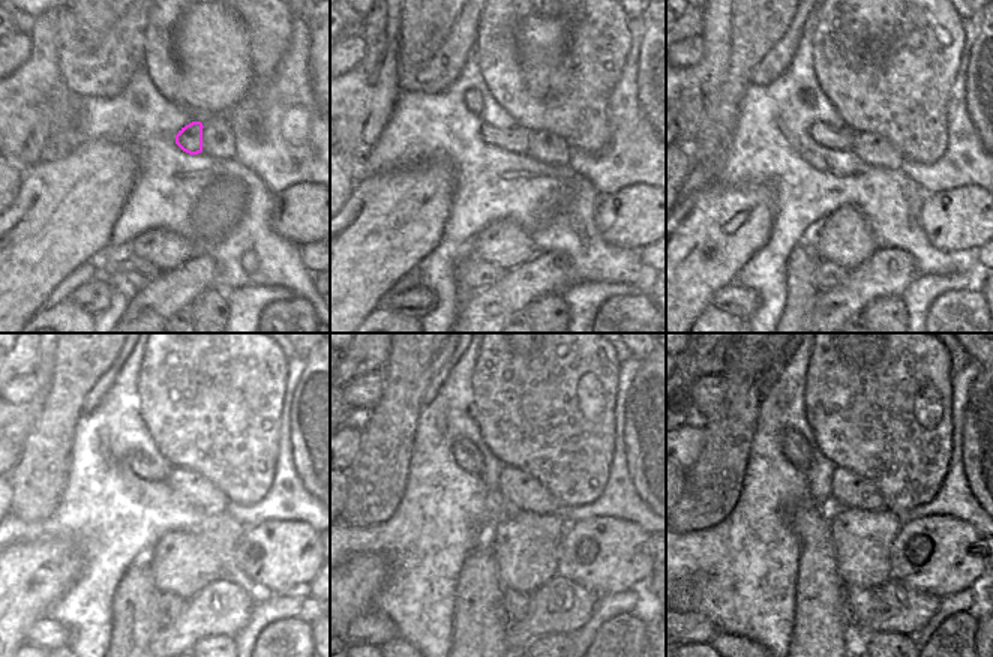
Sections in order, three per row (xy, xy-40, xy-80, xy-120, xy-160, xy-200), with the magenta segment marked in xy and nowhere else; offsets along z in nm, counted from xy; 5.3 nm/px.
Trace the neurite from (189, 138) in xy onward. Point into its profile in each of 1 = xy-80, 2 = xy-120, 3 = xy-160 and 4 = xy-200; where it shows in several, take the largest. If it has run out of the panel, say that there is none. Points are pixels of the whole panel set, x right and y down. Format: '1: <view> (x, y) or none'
1: xy-80 (825, 135)
2: xy-120 (138, 462)
3: xy-160 (467, 456)
4: xy-200 (794, 444)

